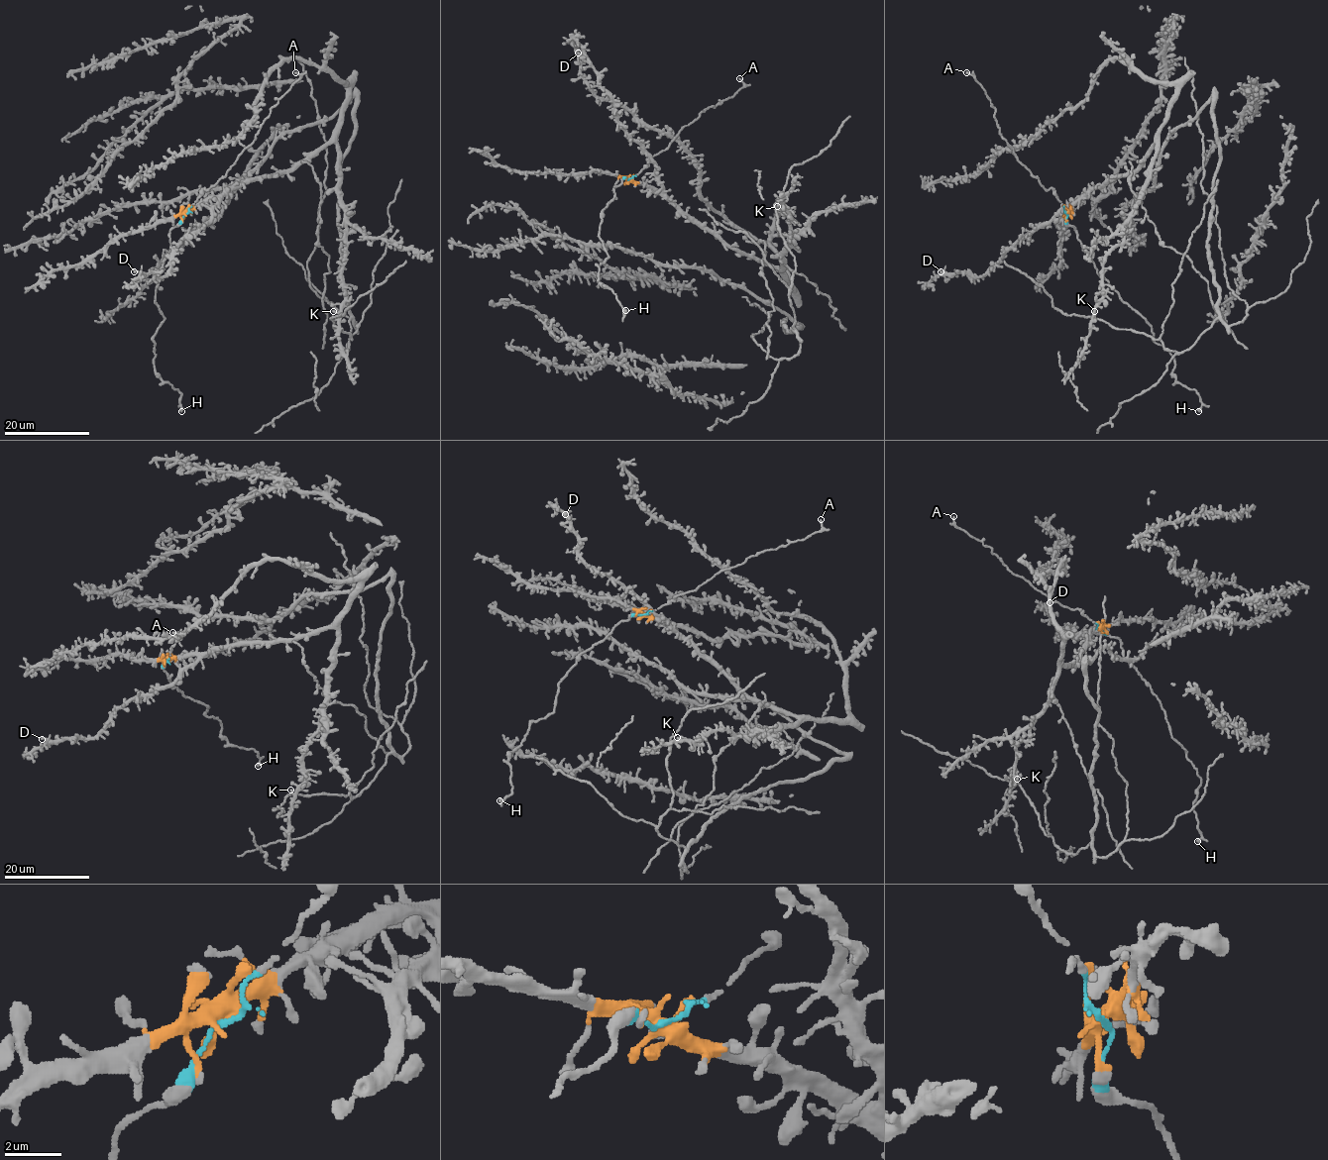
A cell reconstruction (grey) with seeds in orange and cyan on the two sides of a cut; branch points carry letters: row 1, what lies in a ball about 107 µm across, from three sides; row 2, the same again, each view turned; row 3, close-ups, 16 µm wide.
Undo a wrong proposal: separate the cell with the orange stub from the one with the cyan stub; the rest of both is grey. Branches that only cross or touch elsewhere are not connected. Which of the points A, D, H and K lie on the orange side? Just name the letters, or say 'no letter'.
D, K

